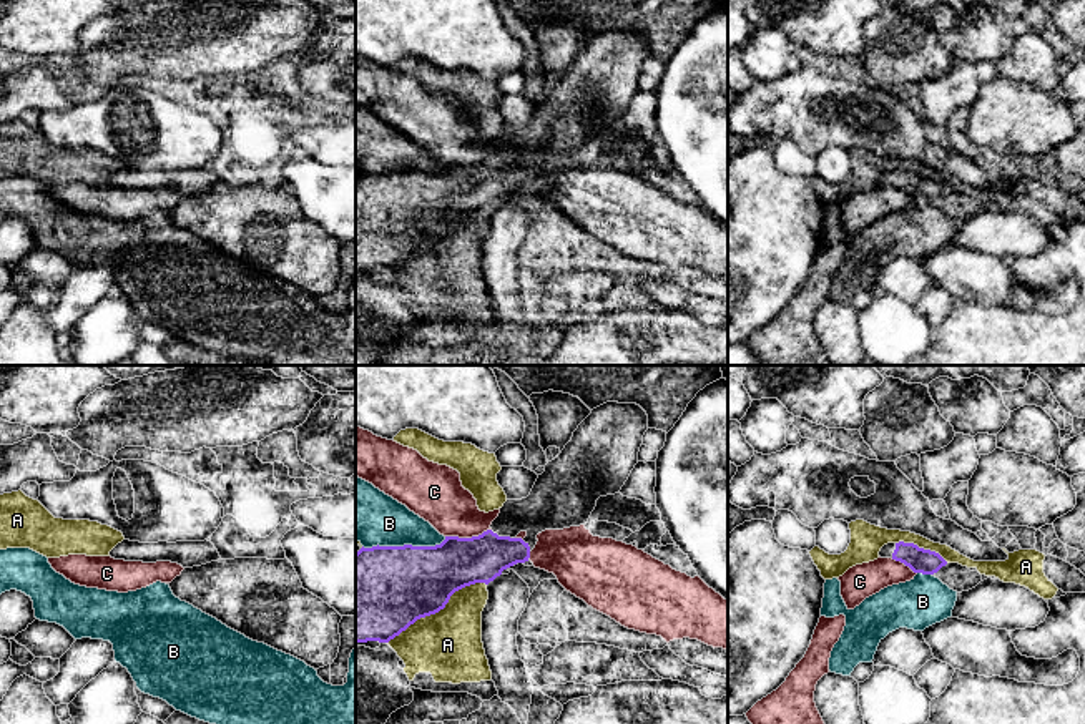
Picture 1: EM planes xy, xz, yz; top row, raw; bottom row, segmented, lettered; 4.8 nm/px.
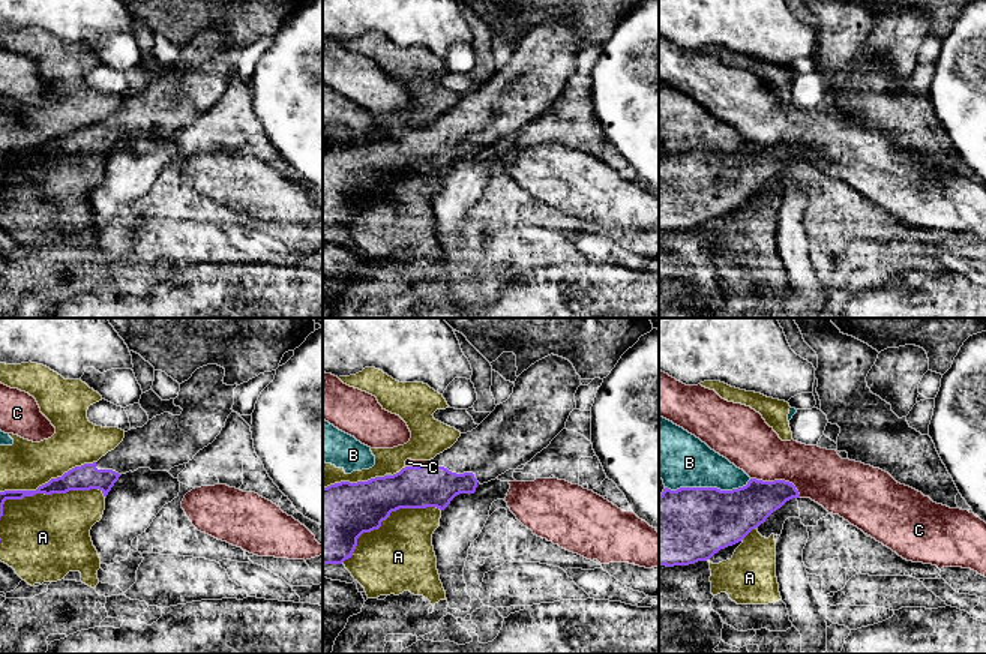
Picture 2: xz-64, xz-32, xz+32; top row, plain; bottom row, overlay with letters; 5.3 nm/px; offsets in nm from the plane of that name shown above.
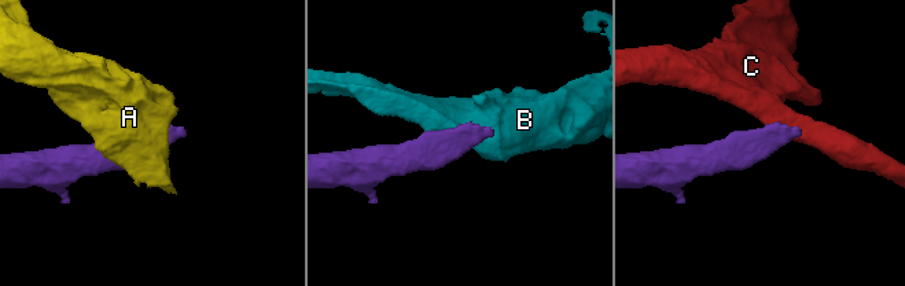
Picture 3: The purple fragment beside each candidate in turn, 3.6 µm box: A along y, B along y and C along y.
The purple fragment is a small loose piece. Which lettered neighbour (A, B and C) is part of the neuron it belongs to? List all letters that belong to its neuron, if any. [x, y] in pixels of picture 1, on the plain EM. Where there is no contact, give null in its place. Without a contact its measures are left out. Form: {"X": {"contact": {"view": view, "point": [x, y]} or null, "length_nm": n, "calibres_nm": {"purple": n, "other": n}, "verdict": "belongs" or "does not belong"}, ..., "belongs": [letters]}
{"A": {"contact": {"view": "xz", "point": [437, 239]}, "length_nm": 550, "calibres_nm": {"purple": 400, "other": 320}, "verdict": "does not belong"}, "B": {"contact": {"view": "xz", "point": [404, 173]}, "length_nm": 420, "calibres_nm": {"purple": 440, "other": 260}, "verdict": "does not belong"}, "C": {"contact": {"view": "xz", "point": [467, 166]}, "length_nm": 220, "calibres_nm": {"purple": 280, "other": 260}, "verdict": "does not belong"}, "belongs": []}

